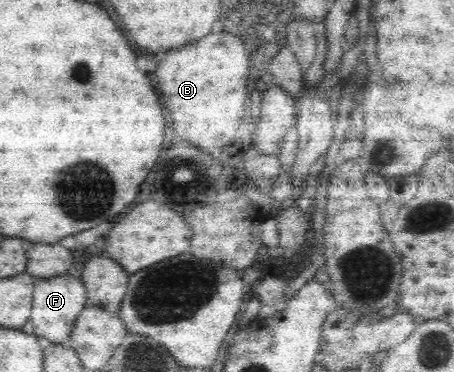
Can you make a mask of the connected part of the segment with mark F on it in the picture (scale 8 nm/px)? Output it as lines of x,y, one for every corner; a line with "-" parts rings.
58,276
40,280
34,288
34,304
29,322
33,324
33,334
49,344
67,344
78,314
86,304
86,290
82,280
72,276

